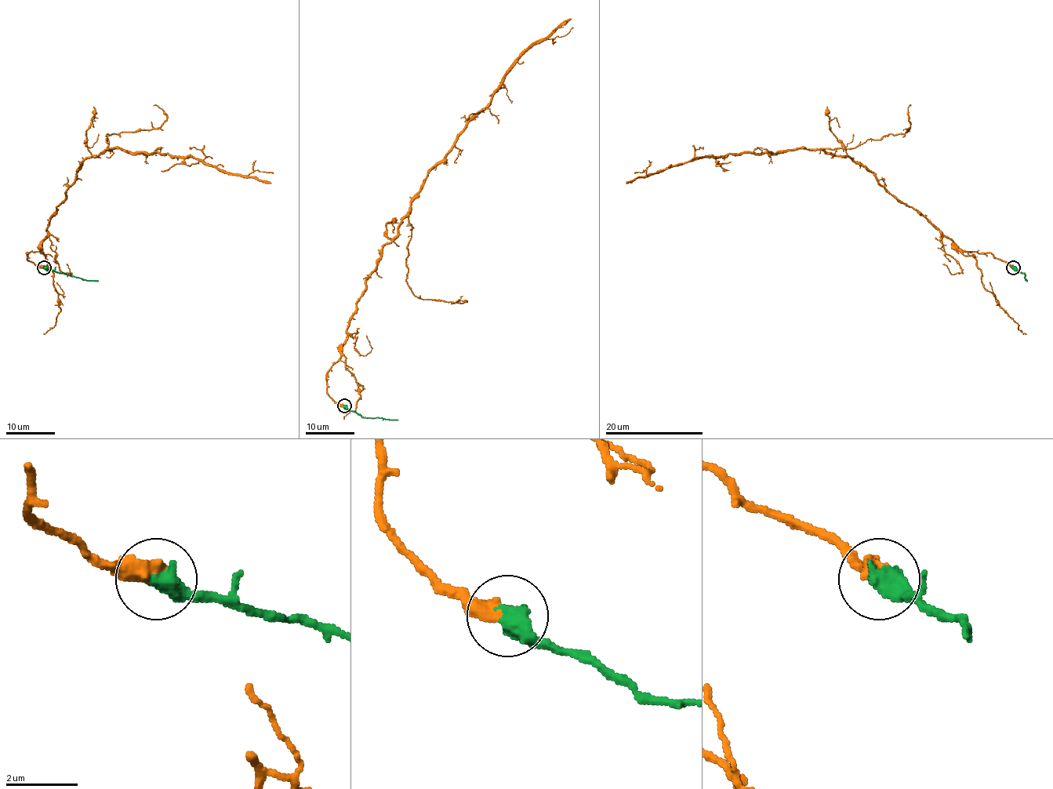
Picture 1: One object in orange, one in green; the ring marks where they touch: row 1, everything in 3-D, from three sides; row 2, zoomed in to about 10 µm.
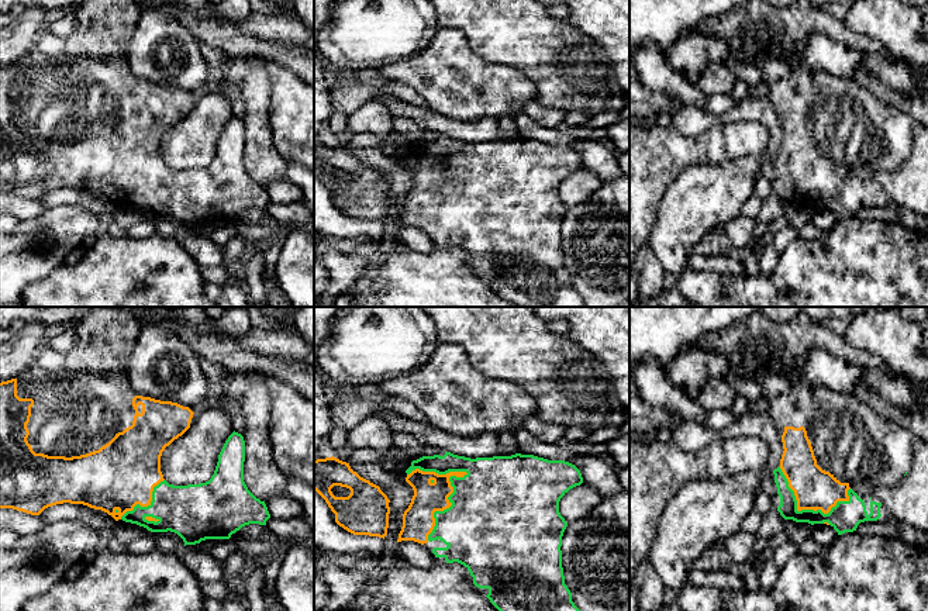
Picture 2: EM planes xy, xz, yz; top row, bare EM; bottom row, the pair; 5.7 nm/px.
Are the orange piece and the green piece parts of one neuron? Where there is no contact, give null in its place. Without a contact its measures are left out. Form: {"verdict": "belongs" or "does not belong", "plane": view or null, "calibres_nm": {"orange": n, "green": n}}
{"verdict": "belongs", "plane": "xz", "calibres_nm": {"orange": 180, "green": 500}}

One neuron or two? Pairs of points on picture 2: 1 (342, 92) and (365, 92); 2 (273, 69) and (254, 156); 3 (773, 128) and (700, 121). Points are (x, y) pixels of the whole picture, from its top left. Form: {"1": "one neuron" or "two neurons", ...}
{"1": "one neuron", "2": "two neurons", "3": "one neuron"}

